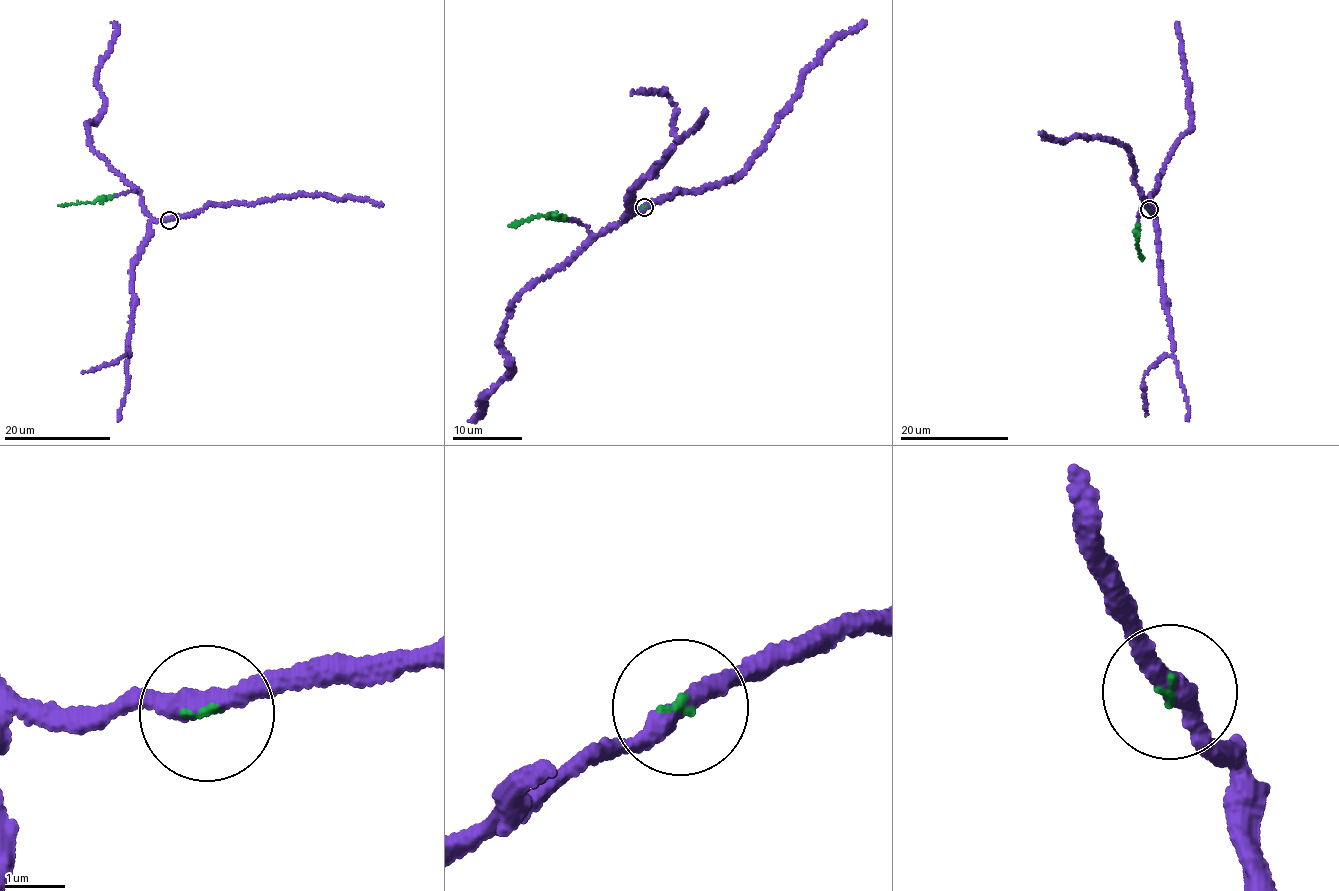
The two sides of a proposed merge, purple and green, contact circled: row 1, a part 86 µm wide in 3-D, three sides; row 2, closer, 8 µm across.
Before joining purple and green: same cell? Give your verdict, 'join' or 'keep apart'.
join

